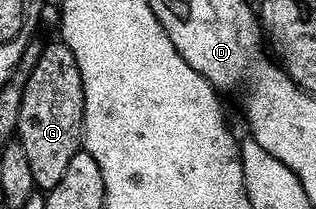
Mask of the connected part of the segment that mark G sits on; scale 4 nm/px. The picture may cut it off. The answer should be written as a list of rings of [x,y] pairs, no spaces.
[[[64,42],[56,43],[46,43],[41,49],[39,62],[25,83],[17,123],[16,139],[27,153],[33,183],[41,190],[53,188],[67,174],[67,166],[78,159],[85,126],[85,95],[75,54]]]

